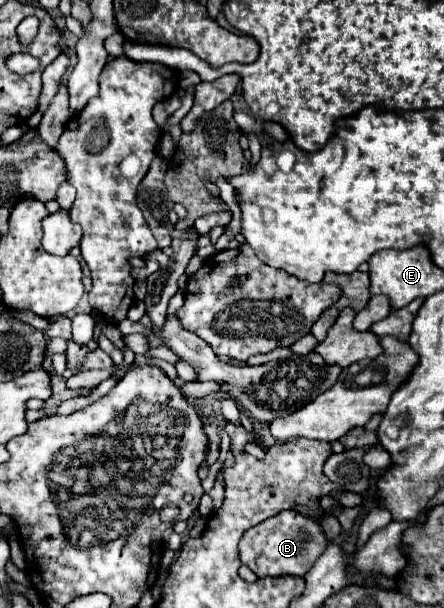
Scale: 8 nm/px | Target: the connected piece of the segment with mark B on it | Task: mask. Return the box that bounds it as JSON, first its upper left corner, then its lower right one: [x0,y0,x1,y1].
[239,510,327,578]

